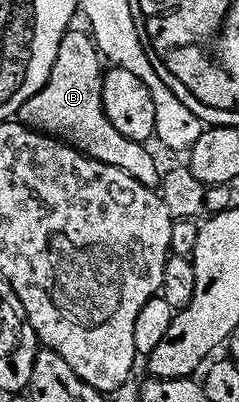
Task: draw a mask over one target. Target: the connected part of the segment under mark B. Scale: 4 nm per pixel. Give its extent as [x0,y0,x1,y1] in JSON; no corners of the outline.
[17,32,160,190]

